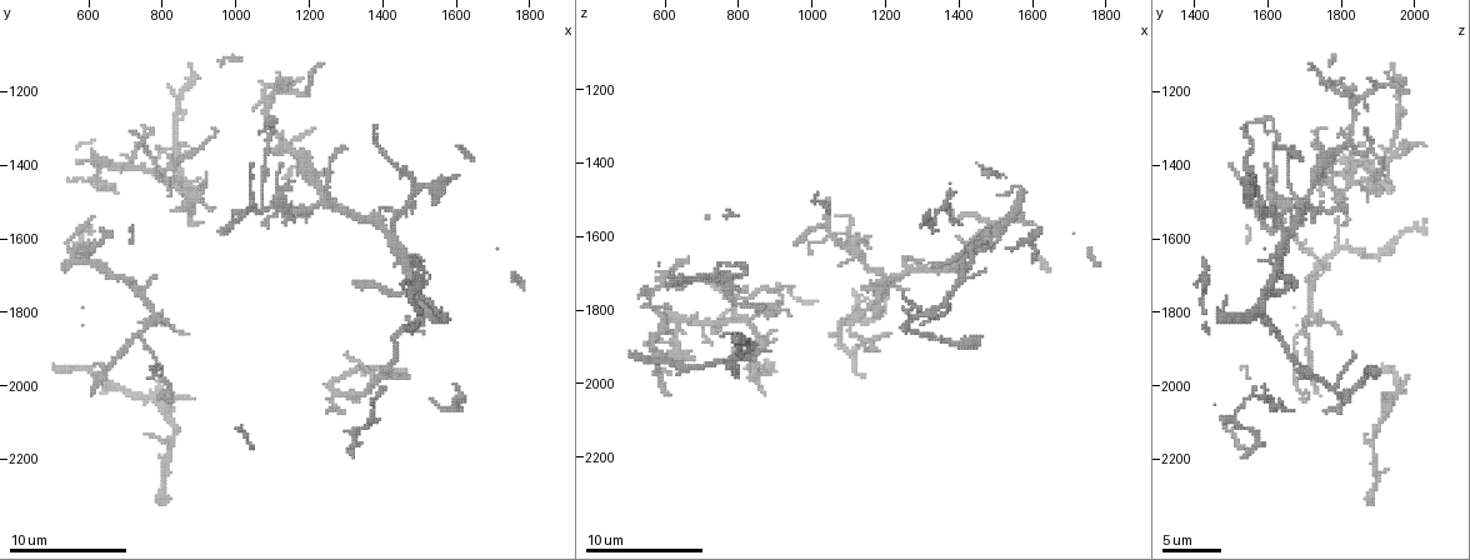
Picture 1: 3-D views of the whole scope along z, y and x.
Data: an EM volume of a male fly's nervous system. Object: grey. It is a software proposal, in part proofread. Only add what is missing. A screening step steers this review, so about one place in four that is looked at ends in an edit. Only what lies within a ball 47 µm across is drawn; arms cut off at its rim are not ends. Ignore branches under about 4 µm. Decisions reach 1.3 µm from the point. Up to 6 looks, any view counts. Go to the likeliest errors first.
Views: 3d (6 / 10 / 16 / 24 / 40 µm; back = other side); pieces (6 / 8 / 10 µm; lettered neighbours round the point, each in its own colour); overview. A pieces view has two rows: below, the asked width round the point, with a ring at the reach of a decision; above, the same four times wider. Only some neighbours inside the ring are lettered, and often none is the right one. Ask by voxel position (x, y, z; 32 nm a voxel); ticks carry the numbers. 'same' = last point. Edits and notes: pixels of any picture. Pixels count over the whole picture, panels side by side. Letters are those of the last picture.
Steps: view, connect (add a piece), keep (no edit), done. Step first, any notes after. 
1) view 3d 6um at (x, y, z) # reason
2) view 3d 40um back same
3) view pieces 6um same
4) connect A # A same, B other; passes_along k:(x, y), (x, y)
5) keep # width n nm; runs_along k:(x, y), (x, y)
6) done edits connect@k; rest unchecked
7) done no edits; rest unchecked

view pieces 8um at (1320, 1720, 1680) # an open end

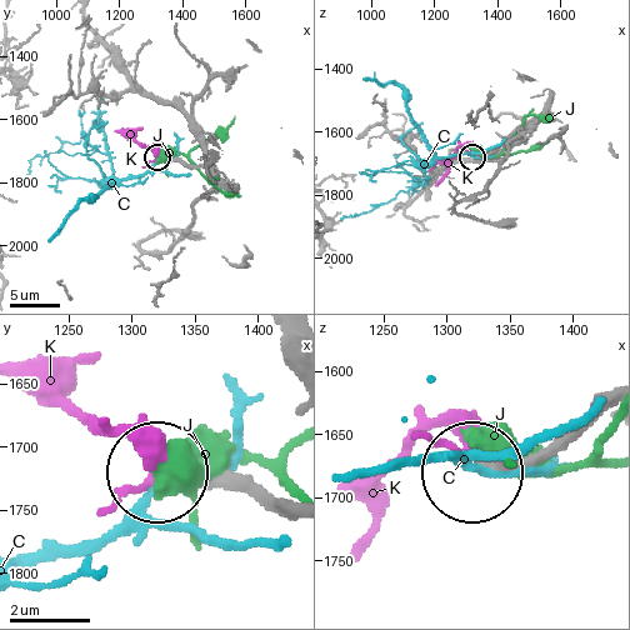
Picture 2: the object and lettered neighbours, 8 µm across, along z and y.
keep # C other, J other, K other; no lettered piece goes on from it

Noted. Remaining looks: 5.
view pieces 6um at (960, 1590, 1620)

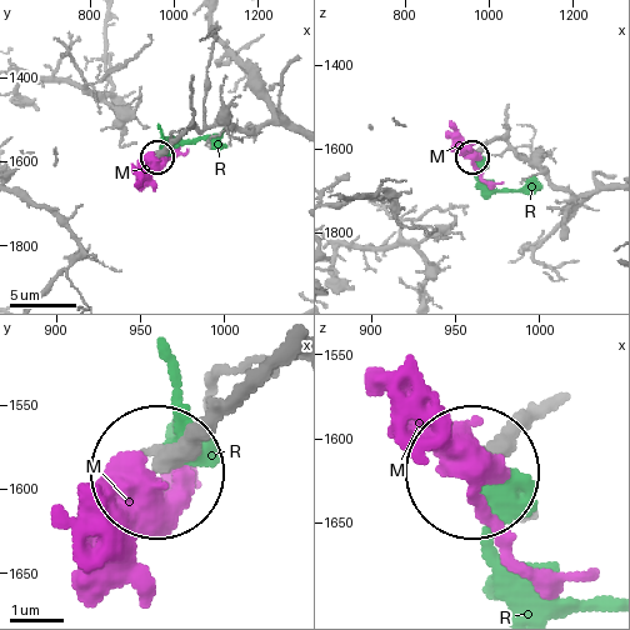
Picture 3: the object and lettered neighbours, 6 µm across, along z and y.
keep # width 320 nm; M other, R other; runs_along 3:(224, 401), (161, 464); no lettered piece goes on from it

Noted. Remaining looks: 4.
view 3d 6um at (1180, 1510, 1800) # free end

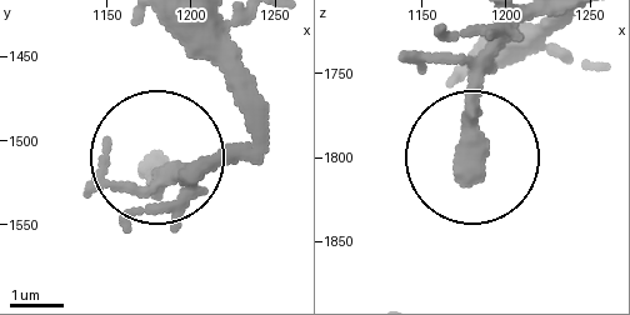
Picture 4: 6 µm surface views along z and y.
view pieces 6um at (1180, 1514, 1808)

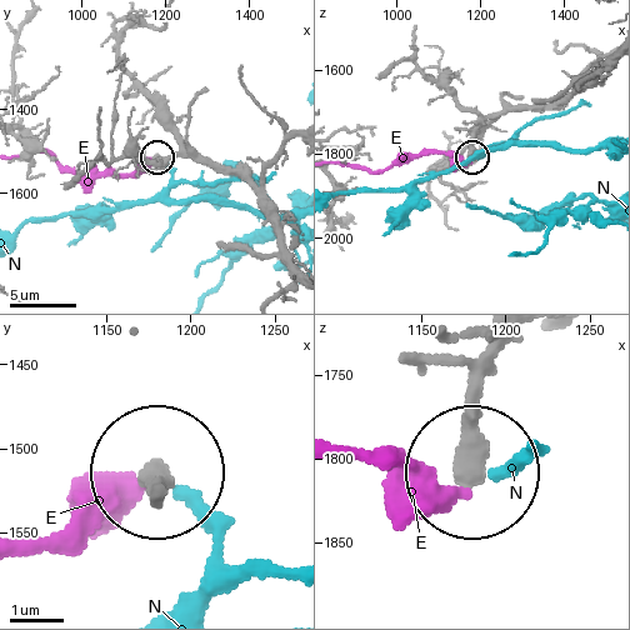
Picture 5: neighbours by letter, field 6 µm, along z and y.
keep # width 420 nm; E other, N other; no lettered piece goes on from it

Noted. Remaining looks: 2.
done no edits; rest unchecked

